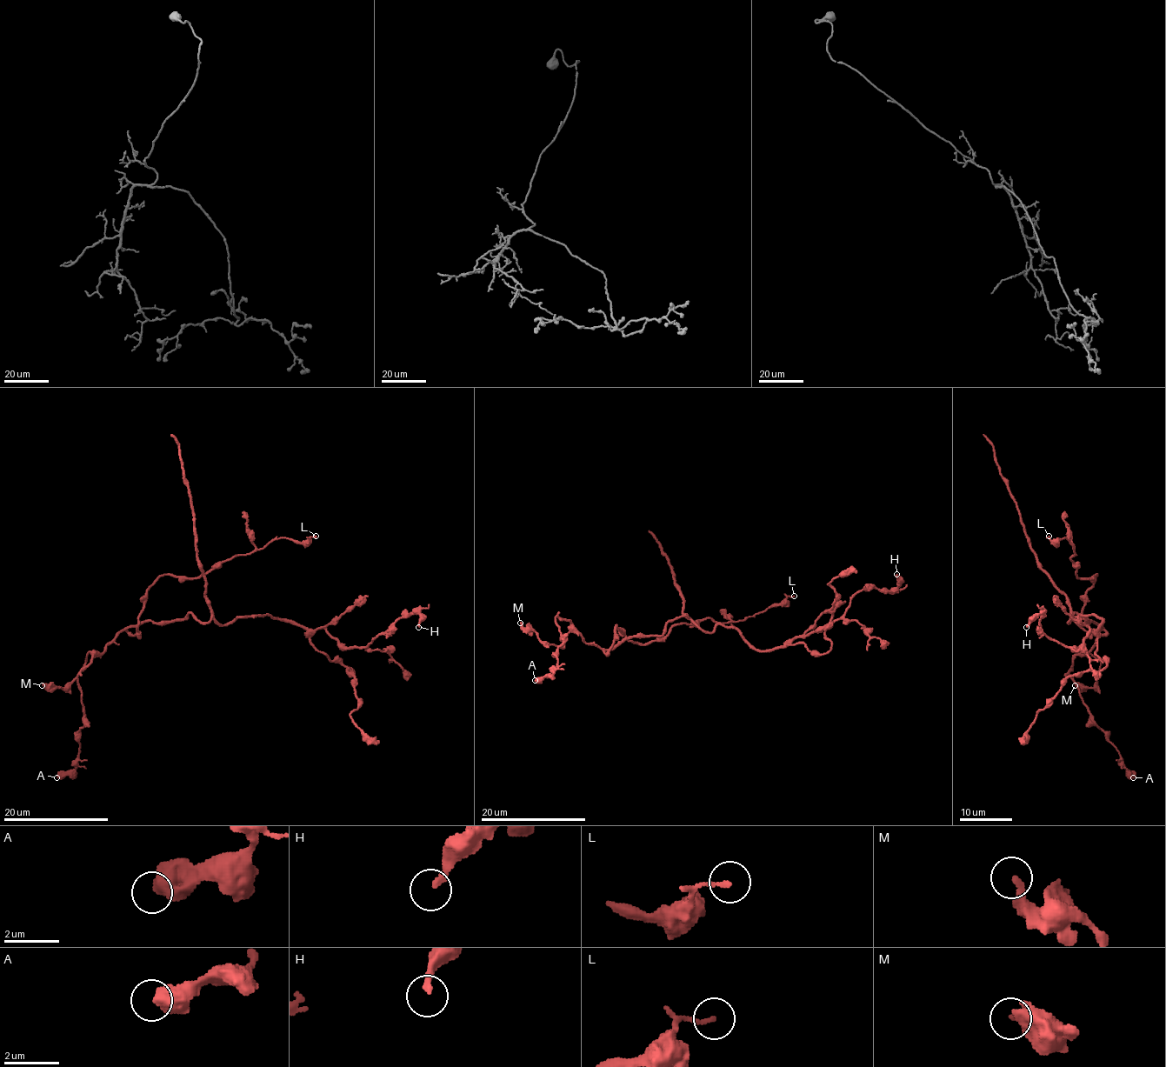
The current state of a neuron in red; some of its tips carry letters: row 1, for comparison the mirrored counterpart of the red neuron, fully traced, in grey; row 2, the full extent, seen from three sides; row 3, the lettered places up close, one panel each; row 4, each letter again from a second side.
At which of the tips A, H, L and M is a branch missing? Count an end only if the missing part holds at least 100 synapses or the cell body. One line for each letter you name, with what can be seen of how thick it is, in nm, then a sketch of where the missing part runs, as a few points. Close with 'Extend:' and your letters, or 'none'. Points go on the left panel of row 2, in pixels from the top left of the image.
Extend: none

